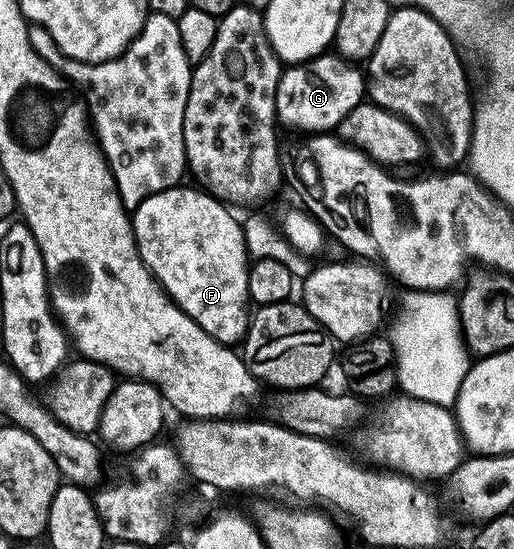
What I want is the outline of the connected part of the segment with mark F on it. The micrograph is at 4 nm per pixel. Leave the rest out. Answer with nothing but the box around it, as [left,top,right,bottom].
[131,185,250,345]

